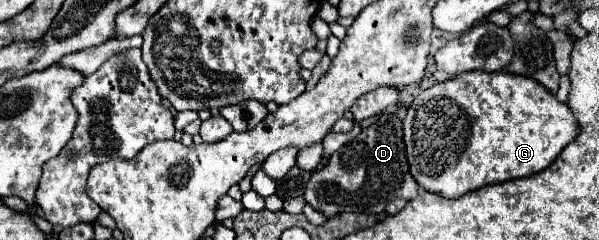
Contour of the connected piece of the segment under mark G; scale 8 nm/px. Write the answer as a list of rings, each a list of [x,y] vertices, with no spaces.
[[[462,72],[452,80],[434,84],[420,92],[408,106],[408,114],[402,120],[406,158],[412,178],[428,192],[436,192],[444,198],[460,198],[466,192],[478,190],[486,184],[508,182],[526,178],[548,168],[556,156],[570,144],[580,126],[570,108],[538,86],[532,78],[502,72]]]

